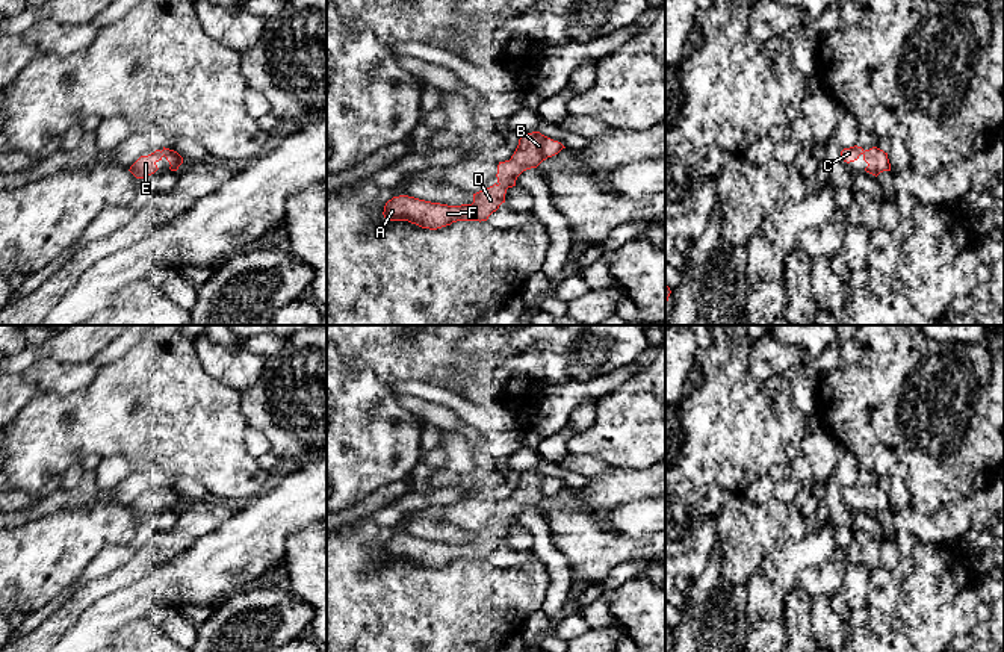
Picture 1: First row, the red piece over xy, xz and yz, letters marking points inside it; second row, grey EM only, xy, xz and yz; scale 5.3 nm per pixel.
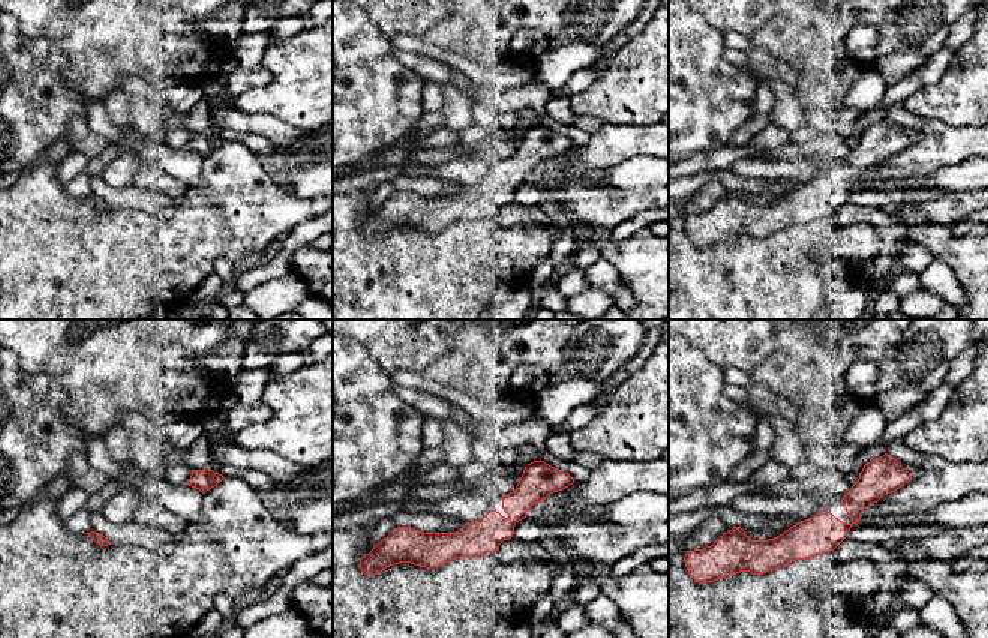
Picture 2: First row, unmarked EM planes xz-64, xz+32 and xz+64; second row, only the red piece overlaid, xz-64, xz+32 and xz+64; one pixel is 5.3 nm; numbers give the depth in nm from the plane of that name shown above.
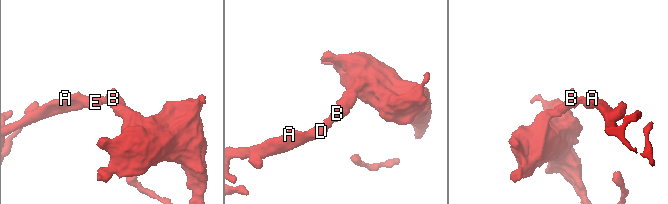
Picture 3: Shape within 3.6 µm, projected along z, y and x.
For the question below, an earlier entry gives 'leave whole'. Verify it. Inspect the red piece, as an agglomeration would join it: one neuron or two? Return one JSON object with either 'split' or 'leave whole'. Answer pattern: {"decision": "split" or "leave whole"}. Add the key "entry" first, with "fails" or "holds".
{"entry": "holds", "decision": "leave whole"}

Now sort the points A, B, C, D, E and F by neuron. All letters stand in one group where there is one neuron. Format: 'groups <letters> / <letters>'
groups A B C D E F

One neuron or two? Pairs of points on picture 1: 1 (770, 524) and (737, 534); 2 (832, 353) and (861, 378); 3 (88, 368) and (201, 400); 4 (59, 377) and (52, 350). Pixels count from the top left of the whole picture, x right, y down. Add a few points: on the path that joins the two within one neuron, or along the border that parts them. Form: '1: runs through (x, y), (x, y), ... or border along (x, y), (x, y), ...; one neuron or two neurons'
1: runs through (762, 527), (744, 534); one neuron
2: border along (839, 348), (839, 357), (827, 372); two neurons
3: border along (102, 366), (85, 386), (70, 394); two neurons
4: border along (88, 359), (65, 362), (43, 357), (23, 372); two neurons

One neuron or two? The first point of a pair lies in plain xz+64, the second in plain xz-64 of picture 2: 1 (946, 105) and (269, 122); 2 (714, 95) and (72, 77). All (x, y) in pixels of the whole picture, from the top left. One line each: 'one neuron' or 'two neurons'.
1: two neurons
2: two neurons

